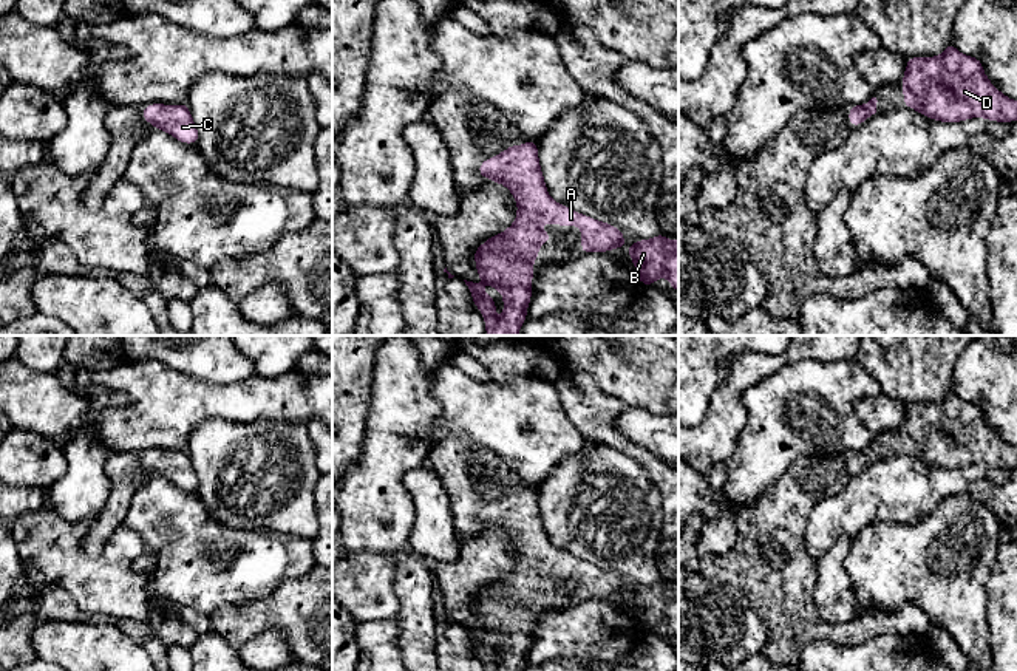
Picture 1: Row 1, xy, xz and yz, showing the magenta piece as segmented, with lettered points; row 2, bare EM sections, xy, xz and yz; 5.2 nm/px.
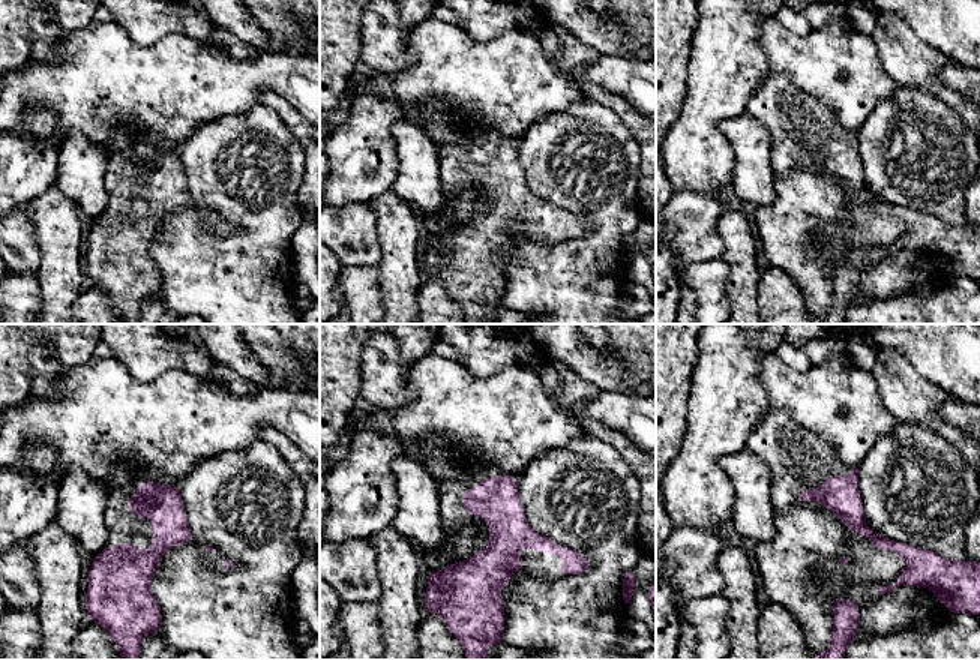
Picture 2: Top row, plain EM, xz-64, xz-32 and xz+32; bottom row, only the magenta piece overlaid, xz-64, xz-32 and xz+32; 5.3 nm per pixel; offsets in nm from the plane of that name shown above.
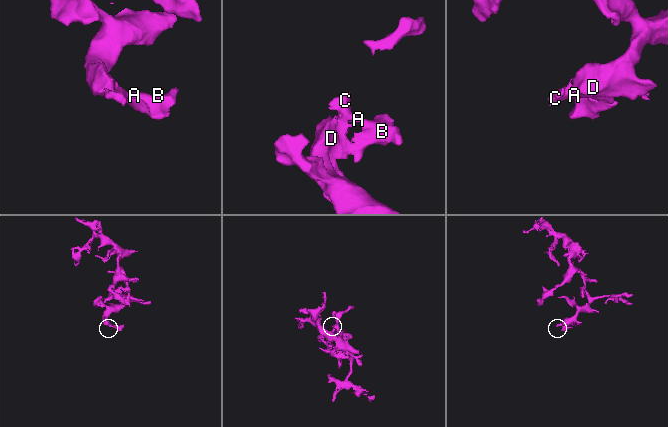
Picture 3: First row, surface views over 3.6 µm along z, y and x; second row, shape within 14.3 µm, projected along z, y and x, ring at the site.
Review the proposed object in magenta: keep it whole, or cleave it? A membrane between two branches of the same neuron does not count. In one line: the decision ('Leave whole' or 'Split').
Leave whole

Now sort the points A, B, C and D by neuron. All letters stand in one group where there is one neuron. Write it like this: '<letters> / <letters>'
A B C D

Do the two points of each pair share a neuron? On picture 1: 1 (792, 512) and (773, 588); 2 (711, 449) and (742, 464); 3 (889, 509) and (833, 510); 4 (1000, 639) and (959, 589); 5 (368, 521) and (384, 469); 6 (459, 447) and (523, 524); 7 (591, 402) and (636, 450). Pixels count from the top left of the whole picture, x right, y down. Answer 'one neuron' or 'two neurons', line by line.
1: one neuron
2: two neurons
3: one neuron
4: two neurons
5: one neuron
6: one neuron
7: one neuron

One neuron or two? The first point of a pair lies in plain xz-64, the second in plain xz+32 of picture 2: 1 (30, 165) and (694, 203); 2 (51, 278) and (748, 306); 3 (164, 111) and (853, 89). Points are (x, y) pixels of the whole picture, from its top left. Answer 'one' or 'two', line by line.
1: two
2: one
3: one

